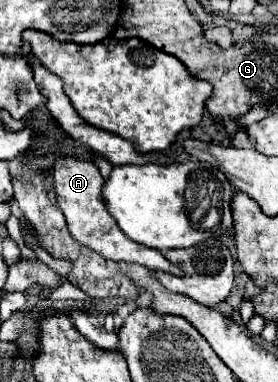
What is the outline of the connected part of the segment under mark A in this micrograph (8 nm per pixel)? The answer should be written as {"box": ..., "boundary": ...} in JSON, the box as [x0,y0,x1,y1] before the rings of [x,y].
{"box":[53,158,173,272],"boundary":[[[59,158],[53,168],[53,180],[55,180],[55,194],[57,194],[59,208],[63,210],[69,232],[77,242],[89,246],[91,250],[99,252],[103,258],[113,260],[113,262],[125,260],[125,262],[143,264],[151,270],[173,272],[173,264],[159,250],[145,248],[143,244],[129,240],[121,232],[121,228],[117,226],[117,222],[113,220],[113,216],[109,214],[109,210],[105,206],[105,200],[101,196],[105,178],[101,176],[99,168],[93,162],[83,162],[83,160],[75,160],[75,158]]]}

